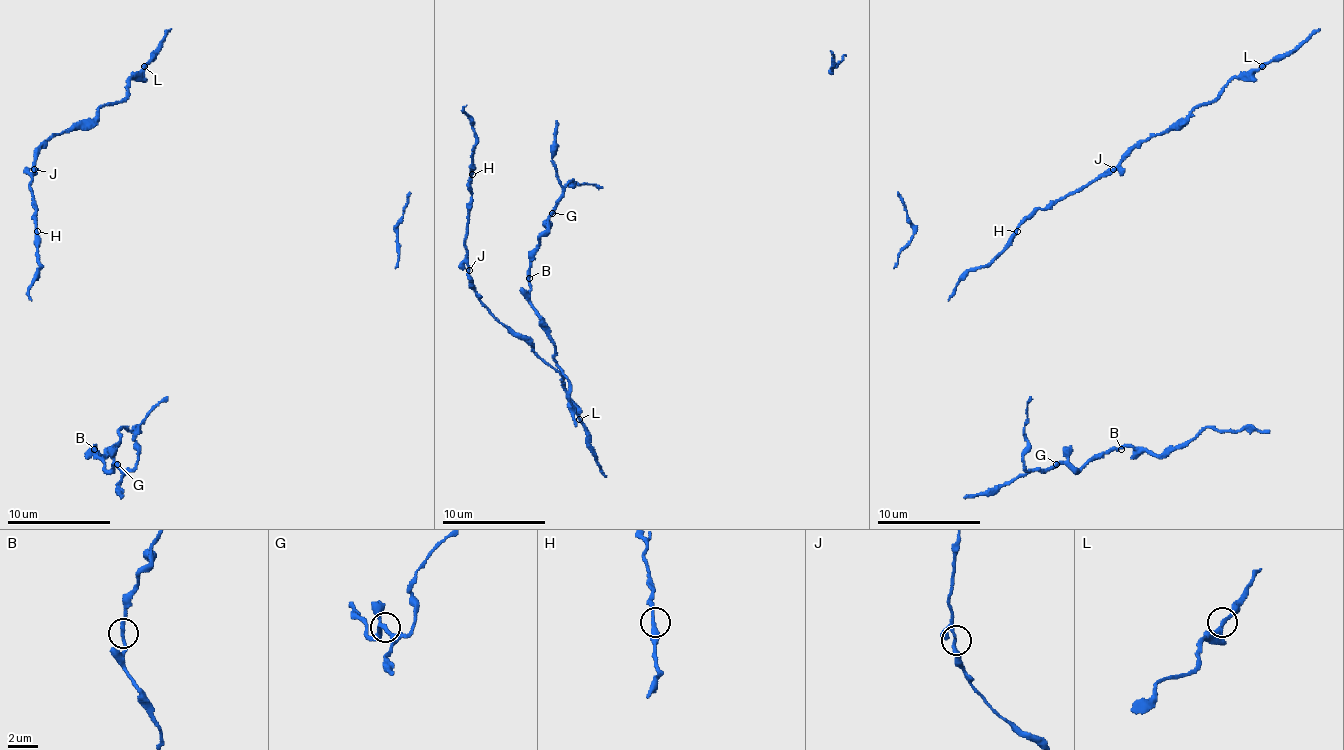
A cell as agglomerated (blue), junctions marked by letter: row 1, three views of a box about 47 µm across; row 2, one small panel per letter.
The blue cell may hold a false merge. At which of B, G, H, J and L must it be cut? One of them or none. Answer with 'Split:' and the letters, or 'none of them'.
Split: L

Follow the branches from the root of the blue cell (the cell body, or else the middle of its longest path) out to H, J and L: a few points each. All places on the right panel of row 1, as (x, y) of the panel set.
H: (947, 301), (952, 288), (968, 273), (984, 267), (1017, 231)
J: (947, 301), (952, 288), (971, 270), (984, 267), (1028, 218), (1079, 192), (1113, 169)
L: (947, 301), (965, 275), (984, 267), (1038, 210), (1105, 177), (1136, 146), (1209, 104), (1232, 78), (1263, 65)

